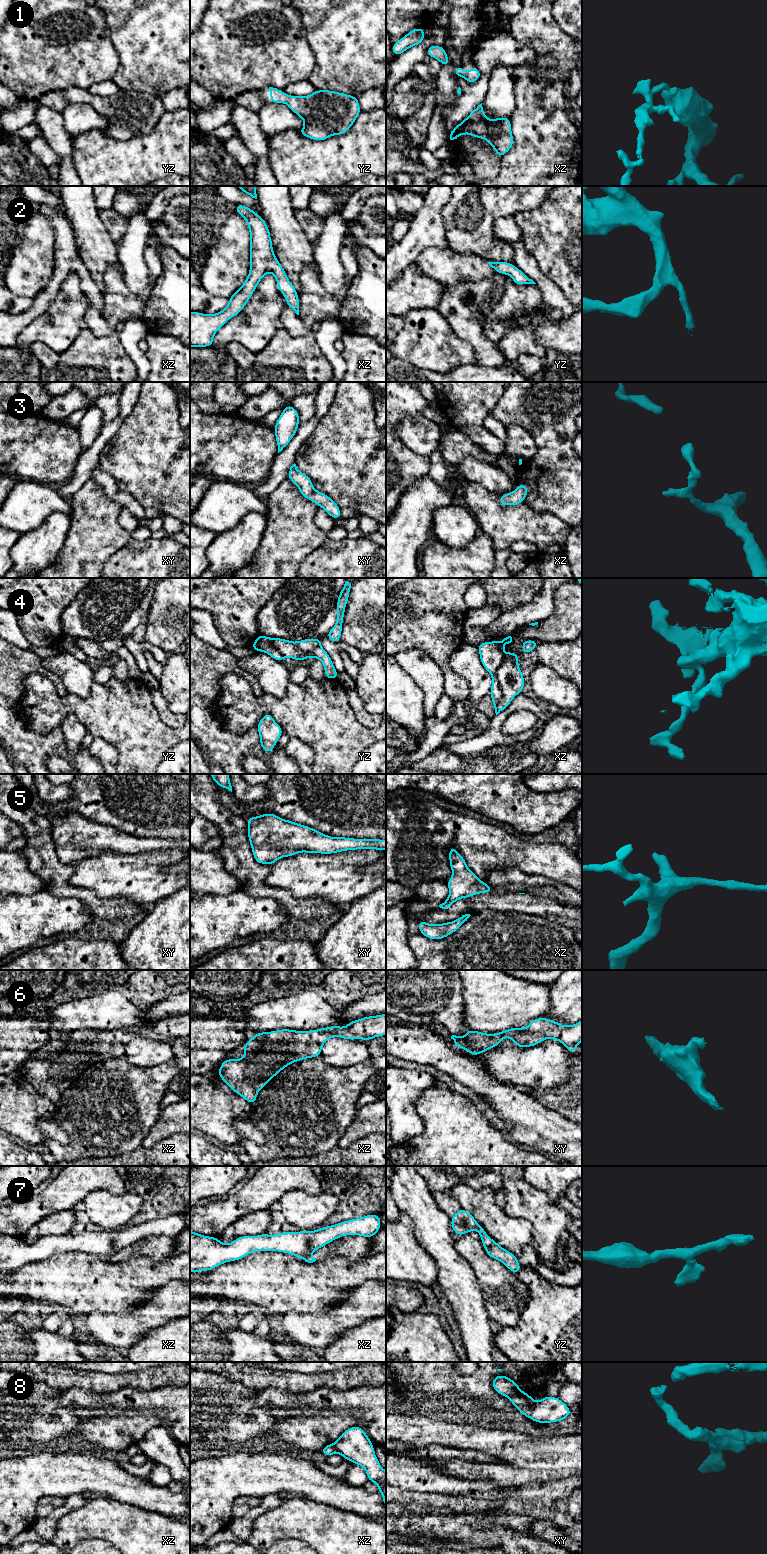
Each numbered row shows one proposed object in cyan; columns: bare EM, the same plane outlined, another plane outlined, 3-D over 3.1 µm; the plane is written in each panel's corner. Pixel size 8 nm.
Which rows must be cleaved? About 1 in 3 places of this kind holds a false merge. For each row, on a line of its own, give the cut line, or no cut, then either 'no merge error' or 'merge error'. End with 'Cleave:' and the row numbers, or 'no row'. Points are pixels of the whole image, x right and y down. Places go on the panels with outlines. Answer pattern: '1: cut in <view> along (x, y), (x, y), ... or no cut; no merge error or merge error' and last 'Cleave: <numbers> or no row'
1: no cut; no merge error
2: no cut; no merge error
3: no cut; no merge error
4: cut in xz along (505, 655), (497, 672), (501, 700), (495, 708); merge error
5: no cut; no merge error
6: no cut; no merge error
7: cut in xz along (308, 1255), (302, 1258); merge error
8: cut in xy along (535, 1402), (529, 1417); merge error
Cleave: 4, 7, 8

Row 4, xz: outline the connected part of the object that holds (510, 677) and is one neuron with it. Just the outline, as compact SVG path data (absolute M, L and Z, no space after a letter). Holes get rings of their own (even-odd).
M511 651L504 656L503 662L498 669L497 678L502 691L502 700L495 708L496 715L506 709L516 695L522 693L525 681L518 666L519 659L520 657Z

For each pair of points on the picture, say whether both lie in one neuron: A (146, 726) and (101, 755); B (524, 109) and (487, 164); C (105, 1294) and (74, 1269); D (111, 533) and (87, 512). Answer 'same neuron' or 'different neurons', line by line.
A: different neurons
B: different neurons
C: same neuron
D: same neuron

